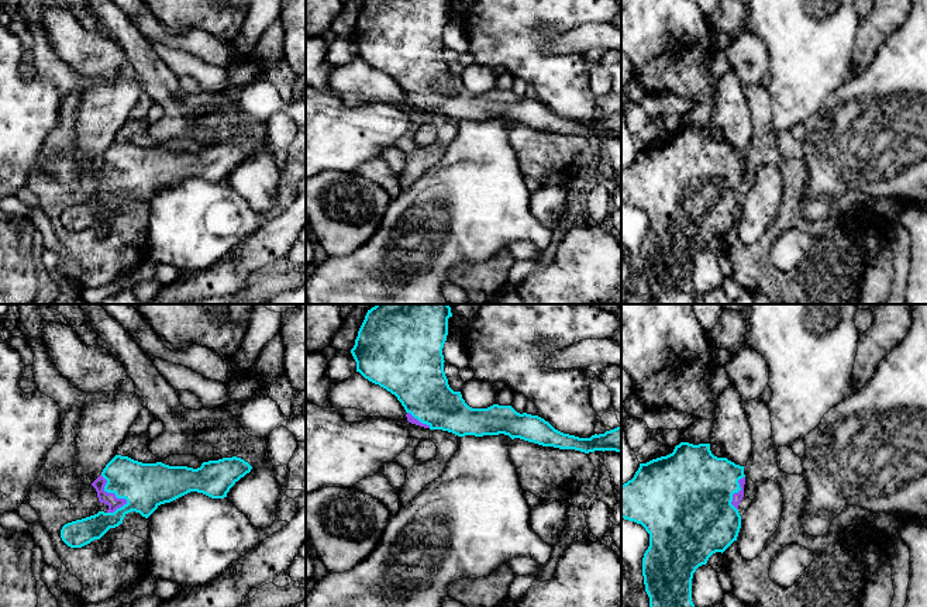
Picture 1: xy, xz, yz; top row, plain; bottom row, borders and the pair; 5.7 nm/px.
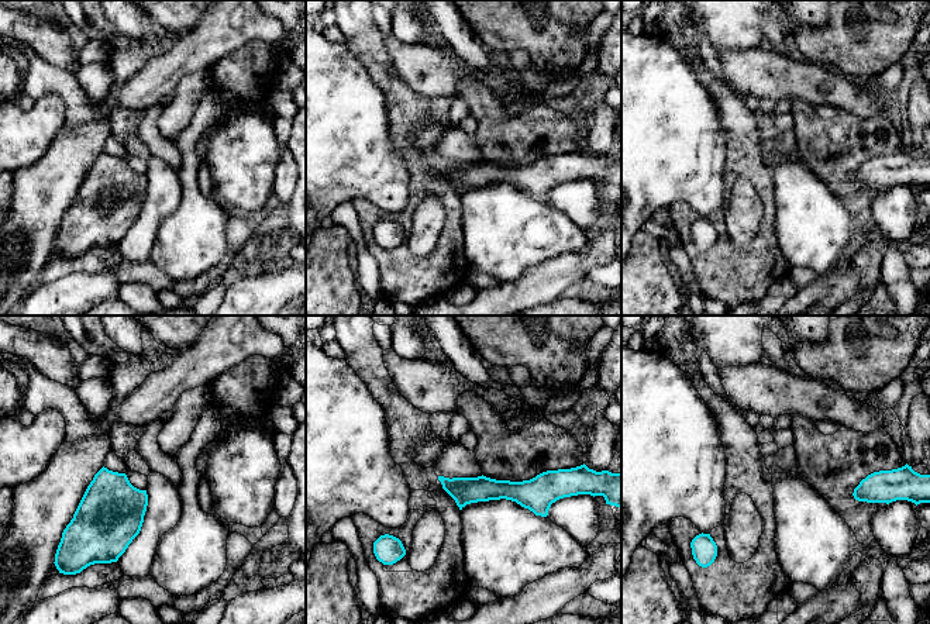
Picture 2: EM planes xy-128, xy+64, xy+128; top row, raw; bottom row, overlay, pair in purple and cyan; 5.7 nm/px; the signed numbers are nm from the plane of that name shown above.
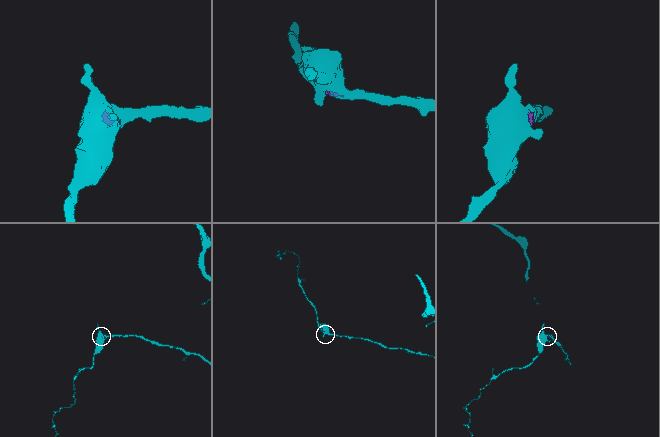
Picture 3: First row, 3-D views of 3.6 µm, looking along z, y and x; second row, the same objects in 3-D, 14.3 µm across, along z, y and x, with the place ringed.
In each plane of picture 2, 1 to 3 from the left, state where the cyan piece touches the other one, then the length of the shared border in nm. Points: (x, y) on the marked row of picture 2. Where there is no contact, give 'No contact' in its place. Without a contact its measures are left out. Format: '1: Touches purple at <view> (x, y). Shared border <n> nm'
1: No contact
2: No contact
3: No contact

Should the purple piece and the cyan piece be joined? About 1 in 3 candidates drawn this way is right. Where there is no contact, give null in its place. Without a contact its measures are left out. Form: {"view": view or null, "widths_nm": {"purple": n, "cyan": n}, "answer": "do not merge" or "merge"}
{"view": "xy", "widths_nm": {"purple": 70, "cyan": 260}, "answer": "merge"}

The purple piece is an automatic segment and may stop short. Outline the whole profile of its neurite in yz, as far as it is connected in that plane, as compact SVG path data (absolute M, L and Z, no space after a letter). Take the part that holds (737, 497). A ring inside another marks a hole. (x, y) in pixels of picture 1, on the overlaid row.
M680 442L666 456L640 463L634 477L621 484L621 518L641 524L649 534L649 546L642 558L649 607L695 607L693 573L713 553L723 553L737 541L744 484L744 466L714 456L710 444L689 442Z

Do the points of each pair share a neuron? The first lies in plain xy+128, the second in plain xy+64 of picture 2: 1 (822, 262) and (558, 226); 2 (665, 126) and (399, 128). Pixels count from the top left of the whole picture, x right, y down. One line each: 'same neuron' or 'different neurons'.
1: same neuron
2: different neurons

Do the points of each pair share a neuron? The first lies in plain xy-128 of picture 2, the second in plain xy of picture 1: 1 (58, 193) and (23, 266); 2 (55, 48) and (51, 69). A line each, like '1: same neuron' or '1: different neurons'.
1: different neurons
2: different neurons

